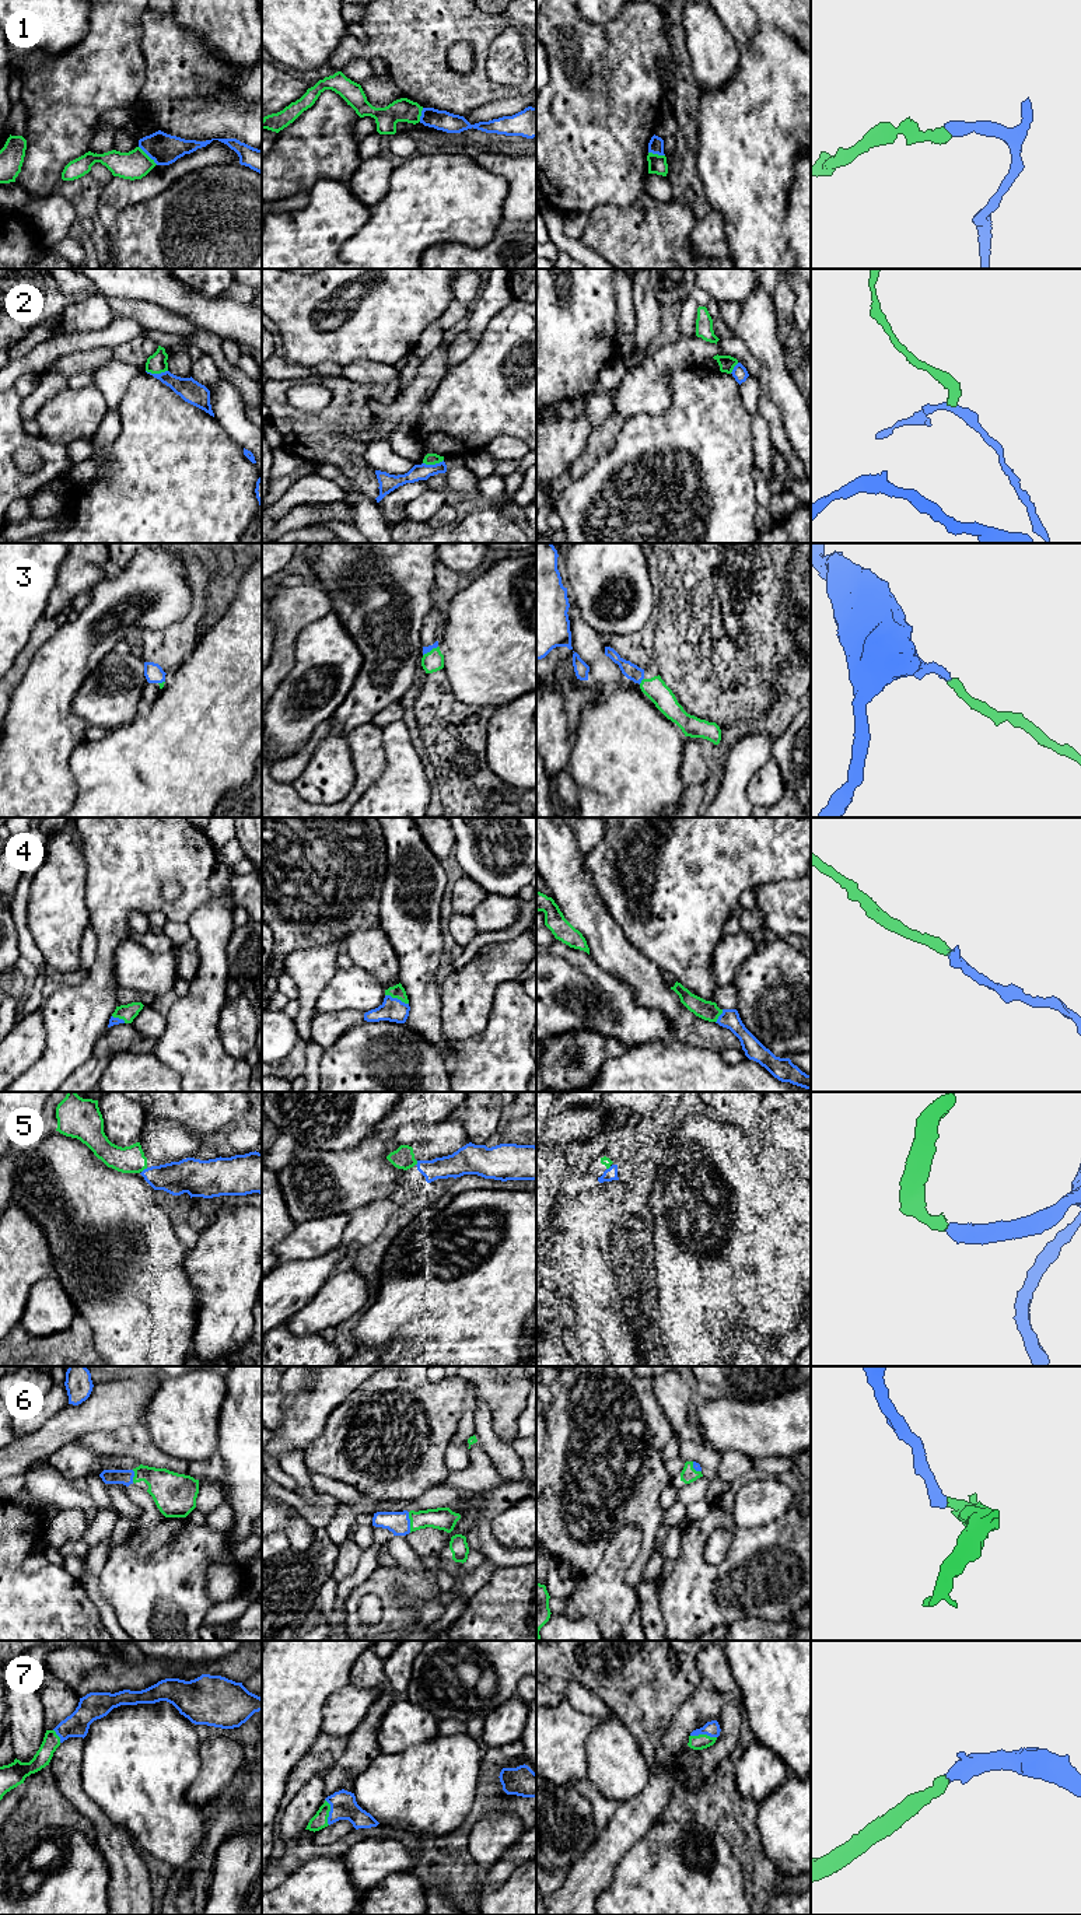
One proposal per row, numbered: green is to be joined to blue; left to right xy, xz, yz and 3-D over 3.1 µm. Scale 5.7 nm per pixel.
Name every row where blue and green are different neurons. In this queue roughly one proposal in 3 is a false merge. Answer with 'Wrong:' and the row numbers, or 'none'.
Wrong: 1, 2

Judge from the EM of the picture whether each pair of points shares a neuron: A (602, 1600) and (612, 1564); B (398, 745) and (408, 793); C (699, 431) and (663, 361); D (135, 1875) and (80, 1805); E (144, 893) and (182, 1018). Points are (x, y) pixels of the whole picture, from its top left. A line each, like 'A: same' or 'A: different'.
A: same
B: same
C: different
D: same
E: different

